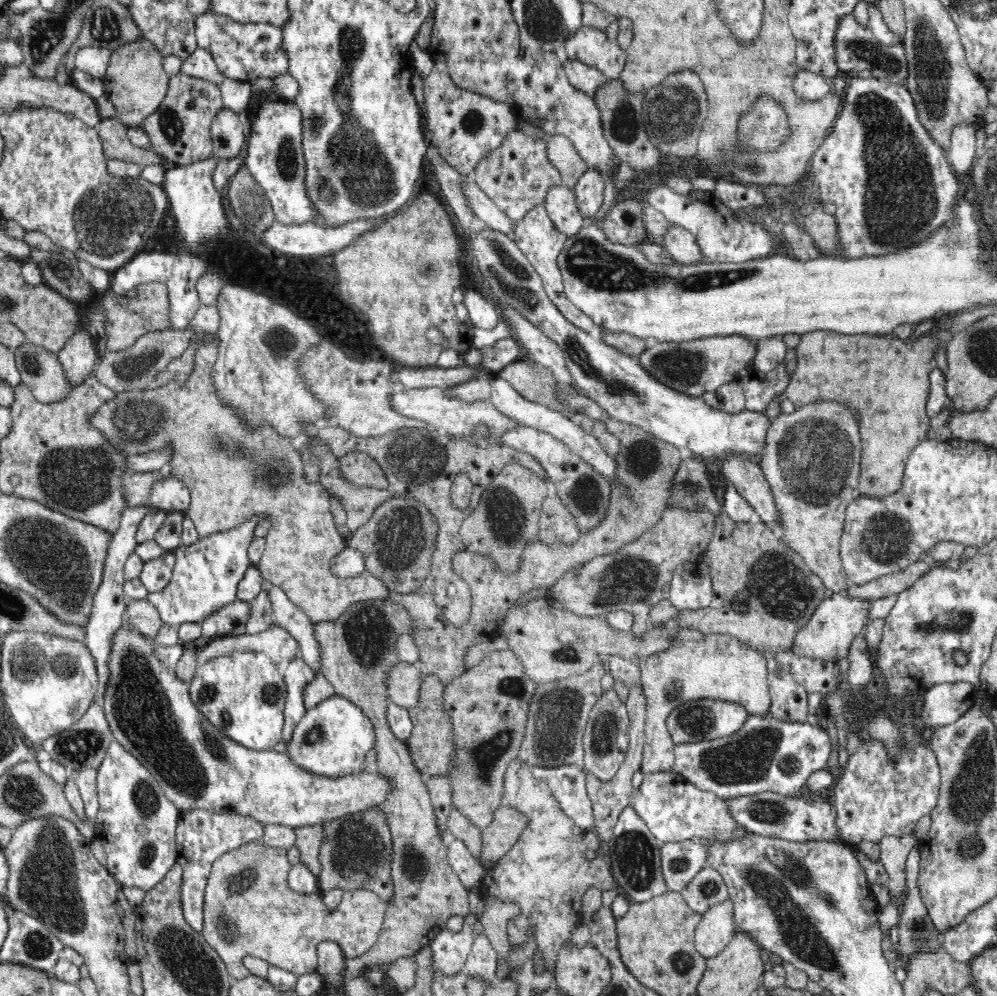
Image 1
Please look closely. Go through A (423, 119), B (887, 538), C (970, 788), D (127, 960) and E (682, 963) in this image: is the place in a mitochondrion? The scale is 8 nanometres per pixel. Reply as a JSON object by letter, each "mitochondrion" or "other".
{"A":"other","B":"mitochondrion","C":"mitochondrion","D":"other","E":"mitochondrion"}

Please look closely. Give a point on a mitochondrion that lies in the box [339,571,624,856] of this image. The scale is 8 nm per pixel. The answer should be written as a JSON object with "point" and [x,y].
{"point":[560,711]}

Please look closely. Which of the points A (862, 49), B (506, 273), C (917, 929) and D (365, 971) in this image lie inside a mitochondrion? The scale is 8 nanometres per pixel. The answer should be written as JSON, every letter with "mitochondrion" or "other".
{"A":"mitochondrion","B":"mitochondrion","C":"mitochondrion","D":"other"}

